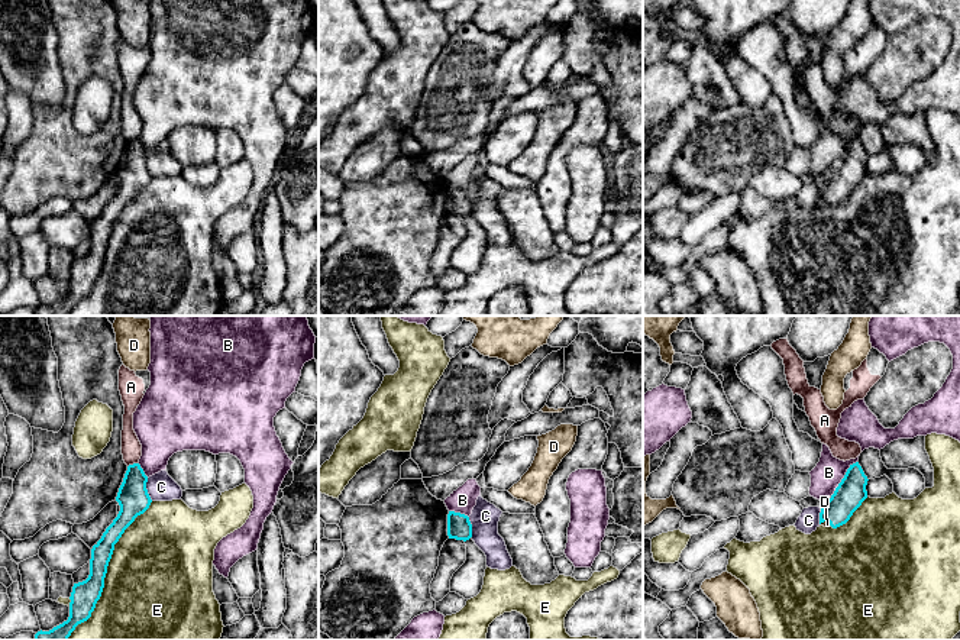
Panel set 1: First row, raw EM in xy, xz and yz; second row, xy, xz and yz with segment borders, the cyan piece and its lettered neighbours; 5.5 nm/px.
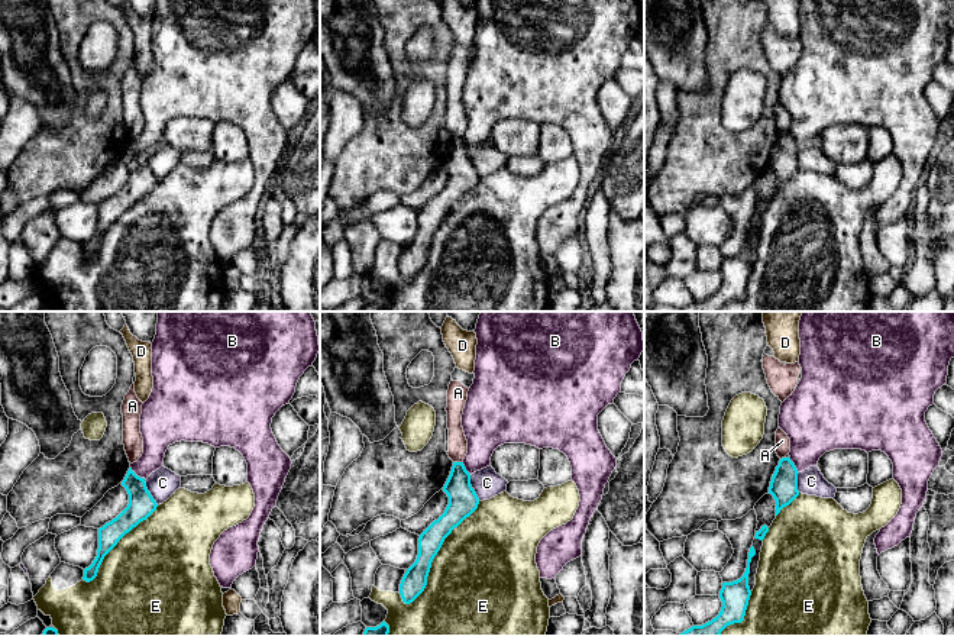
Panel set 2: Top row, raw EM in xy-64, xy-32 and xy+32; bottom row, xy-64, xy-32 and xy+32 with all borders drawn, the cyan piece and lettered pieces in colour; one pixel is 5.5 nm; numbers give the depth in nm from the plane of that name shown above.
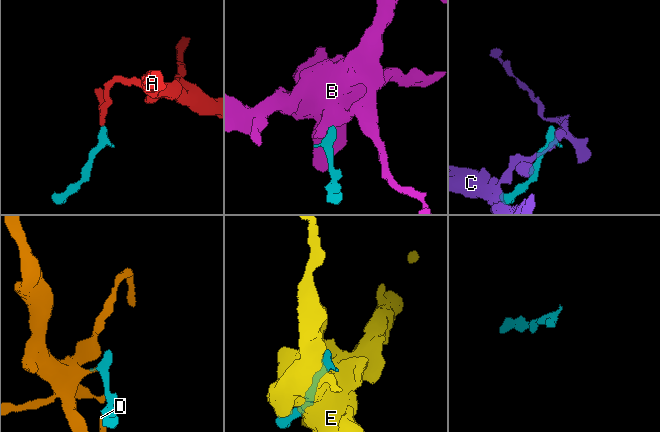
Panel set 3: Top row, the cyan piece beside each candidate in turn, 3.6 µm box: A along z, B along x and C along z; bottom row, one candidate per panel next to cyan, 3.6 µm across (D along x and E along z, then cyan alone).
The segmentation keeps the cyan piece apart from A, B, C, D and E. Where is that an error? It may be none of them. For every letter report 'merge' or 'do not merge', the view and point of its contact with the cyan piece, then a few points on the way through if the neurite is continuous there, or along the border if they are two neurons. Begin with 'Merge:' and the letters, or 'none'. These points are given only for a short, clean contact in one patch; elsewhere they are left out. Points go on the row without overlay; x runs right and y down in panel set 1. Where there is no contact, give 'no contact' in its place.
Merge: D
A: do not merge | xy (133, 139) | along xy (138, 138), (128, 142)
B: do not merge | yz (840, 158) | along yz (856, 136), (824, 178)
C: do not merge | xy (146, 165) | along xy (146, 154), (146, 168), (152, 175)
D: merge | yz (826, 196) | across yz (850, 168), (826, 196), (826, 199)
E: do not merge | xy (106, 246)

